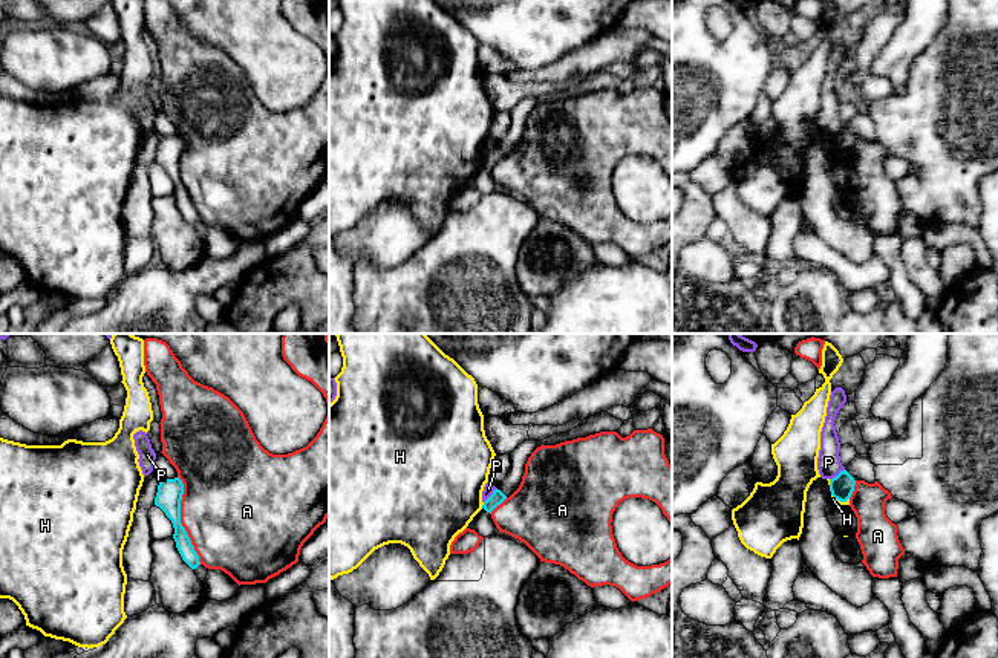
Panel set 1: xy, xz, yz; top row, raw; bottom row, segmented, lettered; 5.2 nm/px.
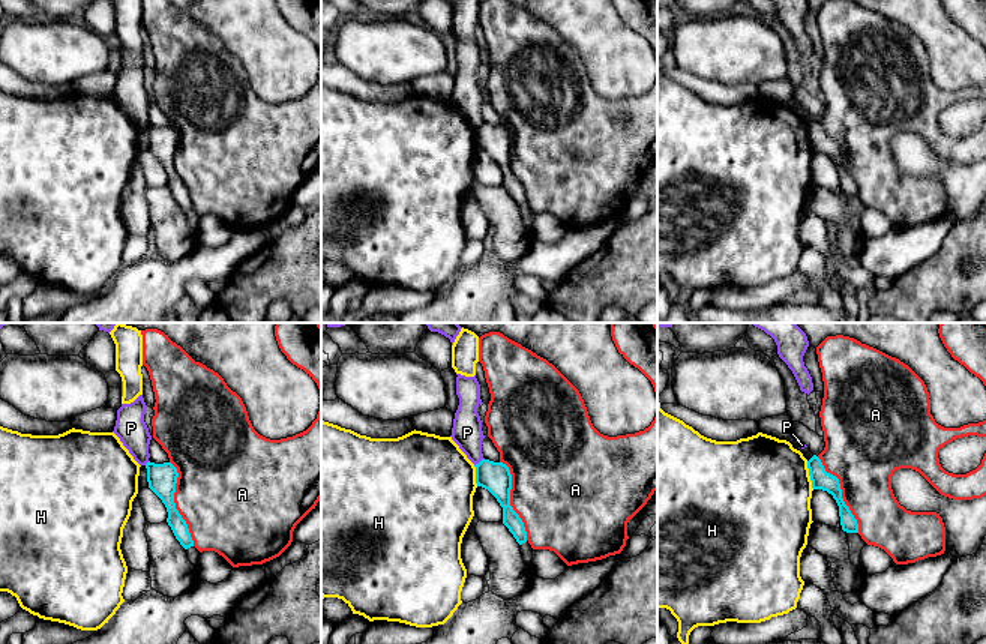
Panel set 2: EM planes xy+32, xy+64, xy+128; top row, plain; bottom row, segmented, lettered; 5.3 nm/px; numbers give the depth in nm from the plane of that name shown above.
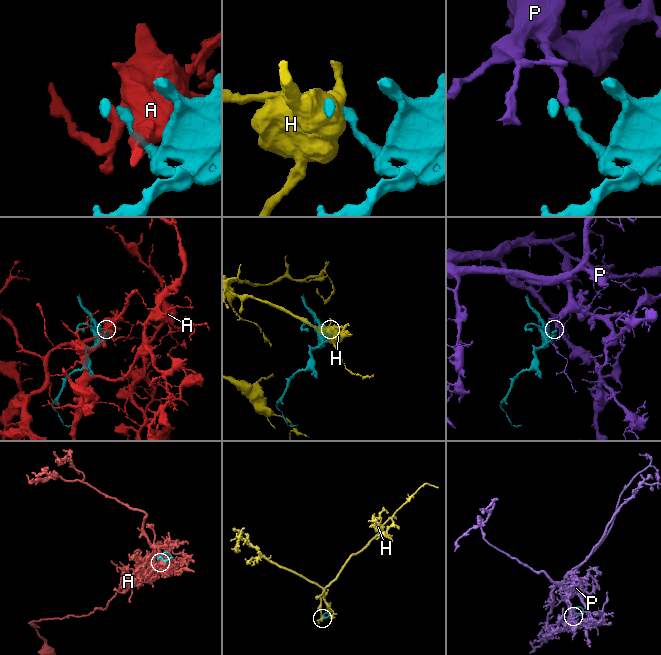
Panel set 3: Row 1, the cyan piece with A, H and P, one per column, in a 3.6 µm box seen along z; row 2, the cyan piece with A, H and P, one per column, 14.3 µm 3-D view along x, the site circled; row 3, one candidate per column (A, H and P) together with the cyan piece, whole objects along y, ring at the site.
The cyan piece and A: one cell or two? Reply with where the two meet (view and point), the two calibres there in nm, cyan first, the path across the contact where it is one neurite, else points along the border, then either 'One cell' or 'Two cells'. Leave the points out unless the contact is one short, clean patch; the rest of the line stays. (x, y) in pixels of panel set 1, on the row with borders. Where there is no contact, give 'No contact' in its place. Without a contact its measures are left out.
Touches cyan at xy (179, 521). Thickness 140 nm (cyan) against 480 nm. Two cells

